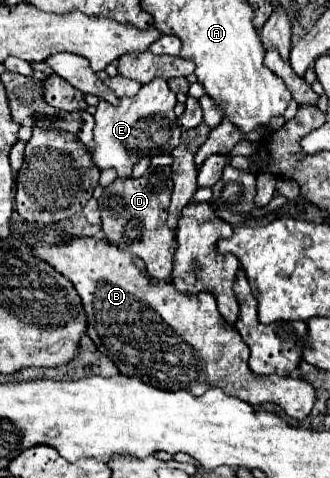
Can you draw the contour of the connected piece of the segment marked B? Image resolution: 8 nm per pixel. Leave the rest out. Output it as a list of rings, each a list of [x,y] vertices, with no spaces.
[[[46,231],[46,235],[42,239],[36,239],[36,243],[32,245],[34,253],[40,259],[44,259],[48,265],[52,265],[58,273],[62,273],[68,281],[72,281],[88,317],[90,339],[120,369],[122,375],[138,377],[146,385],[158,389],[166,389],[166,391],[184,389],[192,395],[202,395],[210,387],[220,387],[226,395],[238,397],[250,403],[252,407],[278,405],[292,419],[308,417],[314,405],[312,385],[306,383],[304,379],[278,377],[278,375],[254,377],[248,367],[250,356],[248,345],[240,339],[240,333],[236,329],[228,327],[212,295],[204,293],[204,295],[190,297],[176,291],[172,283],[148,279],[134,255],[128,255],[126,251],[108,245],[104,239],[96,241],[92,237],[84,237],[84,239],[72,239],[68,243],[56,243],[56,239],[58,239],[56,231]]]

